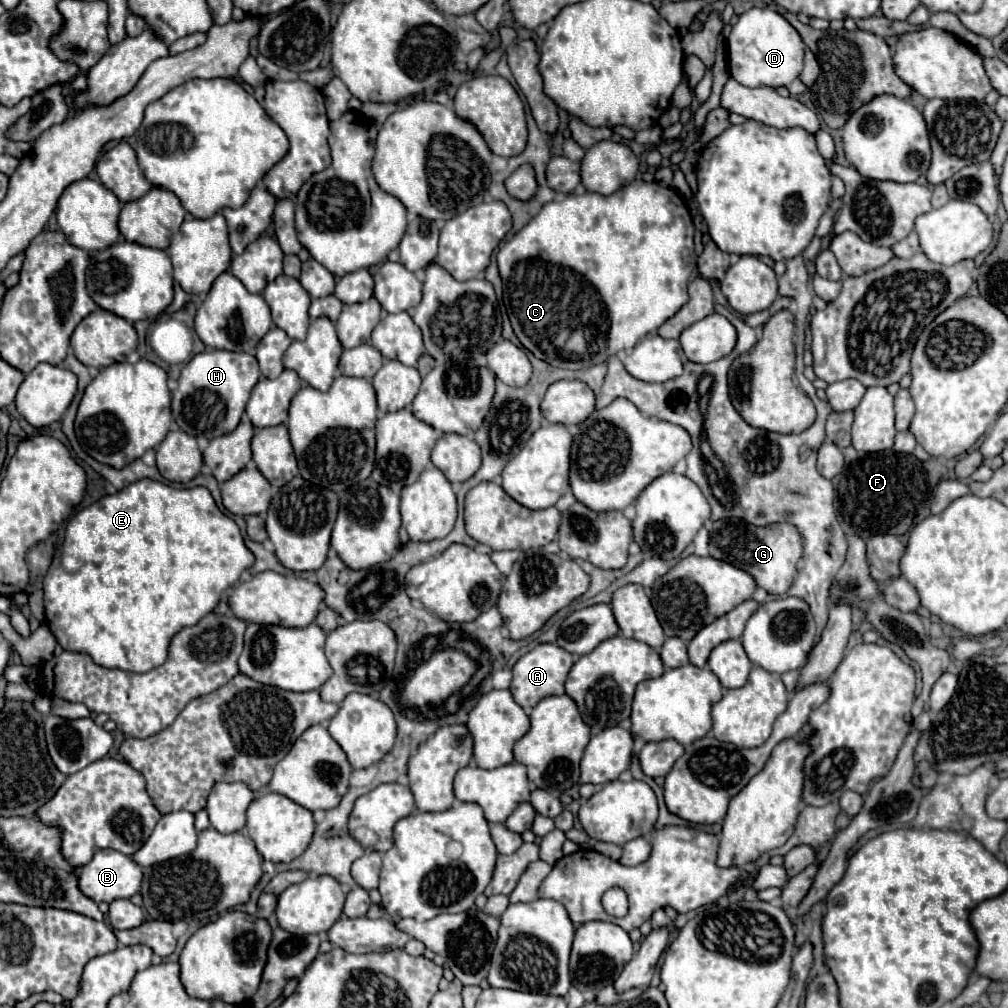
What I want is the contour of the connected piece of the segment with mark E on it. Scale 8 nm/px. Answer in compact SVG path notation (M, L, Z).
M139 479L131 485L127 485L125 489L121 489L115 495L107 495L103 499L99 499L97 503L81 509L69 523L65 529L65 541L63 545L55 551L51 567L43 579L43 591L45 591L45 621L49 625L49 629L53 631L53 635L57 637L57 643L65 649L65 651L73 651L73 653L87 653L91 655L91 659L105 667L105 669L121 669L121 671L135 671L135 673L145 673L153 667L159 667L161 663L165 663L167 659L167 649L169 643L173 639L173 635L177 631L181 631L183 627L191 627L195 625L201 617L205 617L207 613L211 613L215 609L215 605L219 603L219 595L221 591L225 591L225 587L231 587L239 575L249 569L253 565L255 557L253 553L245 547L243 537L239 533L239 527L233 519L229 519L227 515L223 515L219 511L219 507L215 505L211 493L205 487L191 487L191 489L177 489L153 479Z

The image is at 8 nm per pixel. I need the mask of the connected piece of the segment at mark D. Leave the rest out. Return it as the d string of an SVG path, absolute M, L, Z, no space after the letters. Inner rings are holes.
M753 7L739 17L727 39L729 73L747 87L781 87L799 77L805 45L785 17L771 9Z

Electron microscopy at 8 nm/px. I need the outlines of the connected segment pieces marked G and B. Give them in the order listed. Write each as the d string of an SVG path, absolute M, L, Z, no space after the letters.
M719 519L713 523L709 553L713 559L727 561L737 569L747 571L757 587L763 587L771 595L783 595L795 575L795 565L801 559L803 543L799 531L791 523L775 523L769 527L755 527L741 519Z
M99 849L99 853L95 853L95 857L79 869L79 889L83 895L91 897L95 903L101 903L101 901L111 903L121 897L129 899L131 895L139 893L141 879L143 879L141 867L131 857L115 849Z

